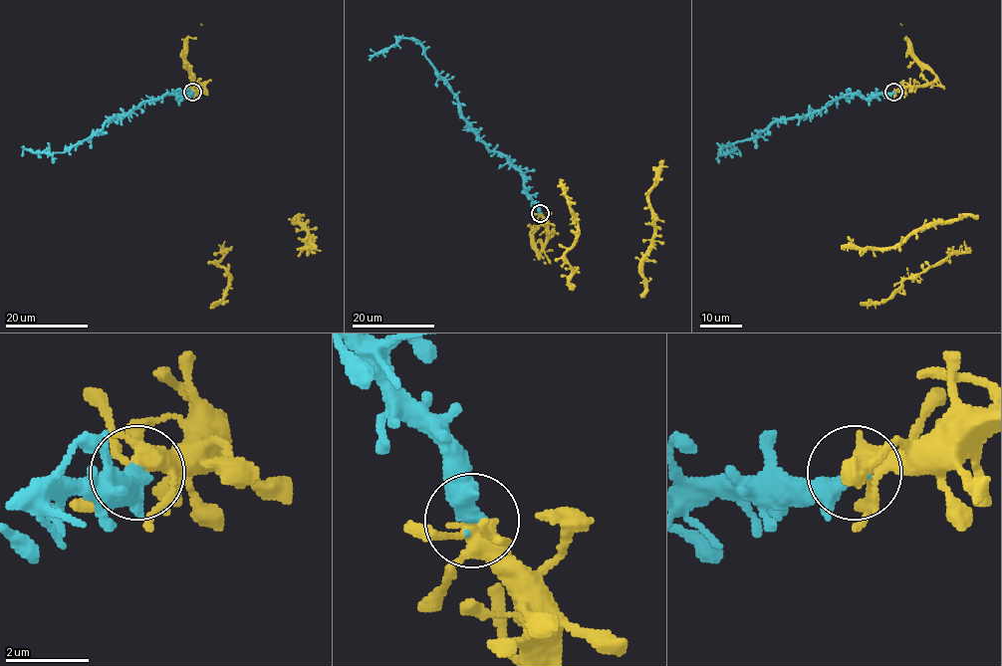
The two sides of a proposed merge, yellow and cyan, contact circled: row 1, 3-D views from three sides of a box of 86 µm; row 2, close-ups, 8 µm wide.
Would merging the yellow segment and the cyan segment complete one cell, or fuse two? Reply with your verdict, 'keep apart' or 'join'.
join

